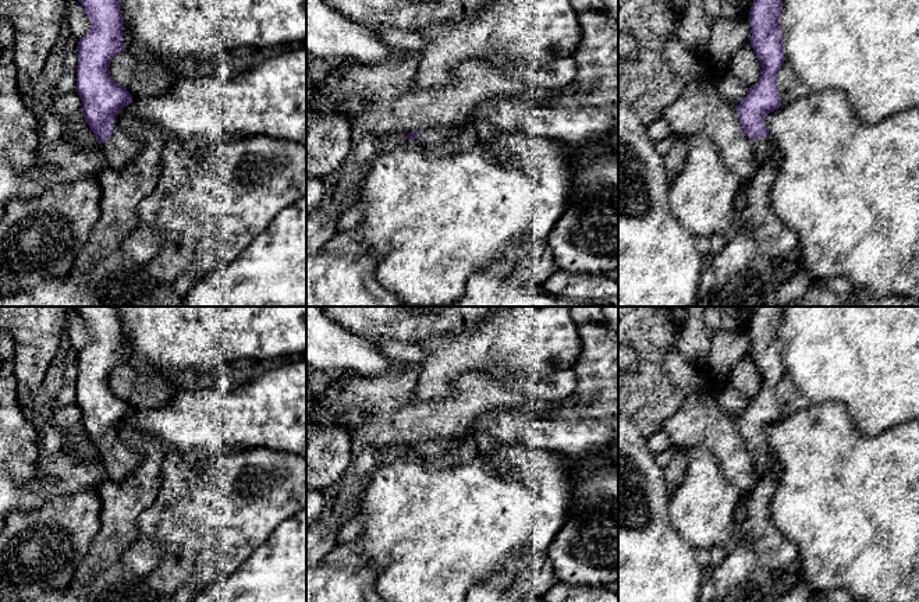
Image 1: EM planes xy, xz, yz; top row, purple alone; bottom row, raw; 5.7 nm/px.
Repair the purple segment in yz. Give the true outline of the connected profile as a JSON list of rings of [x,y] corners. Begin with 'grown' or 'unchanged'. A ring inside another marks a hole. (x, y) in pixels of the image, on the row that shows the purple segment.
grown; [[[753,0],[749,11],[751,46],[762,70],[759,81],[749,88],[737,106],[737,114],[744,132],[753,141],[759,166],[770,157],[773,144],[764,125],[764,117],[781,106],[777,89],[777,72],[785,60],[780,26],[781,10],[783,0]]]

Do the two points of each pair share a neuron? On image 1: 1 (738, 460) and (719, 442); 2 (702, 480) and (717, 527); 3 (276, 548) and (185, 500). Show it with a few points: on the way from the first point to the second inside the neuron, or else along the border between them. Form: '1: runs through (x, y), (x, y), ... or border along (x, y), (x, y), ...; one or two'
1: runs through (734, 456), (723, 445); one
2: runs through (703, 491), (703, 513), (706, 516); one
3: border along (287, 517), (242, 565); two

